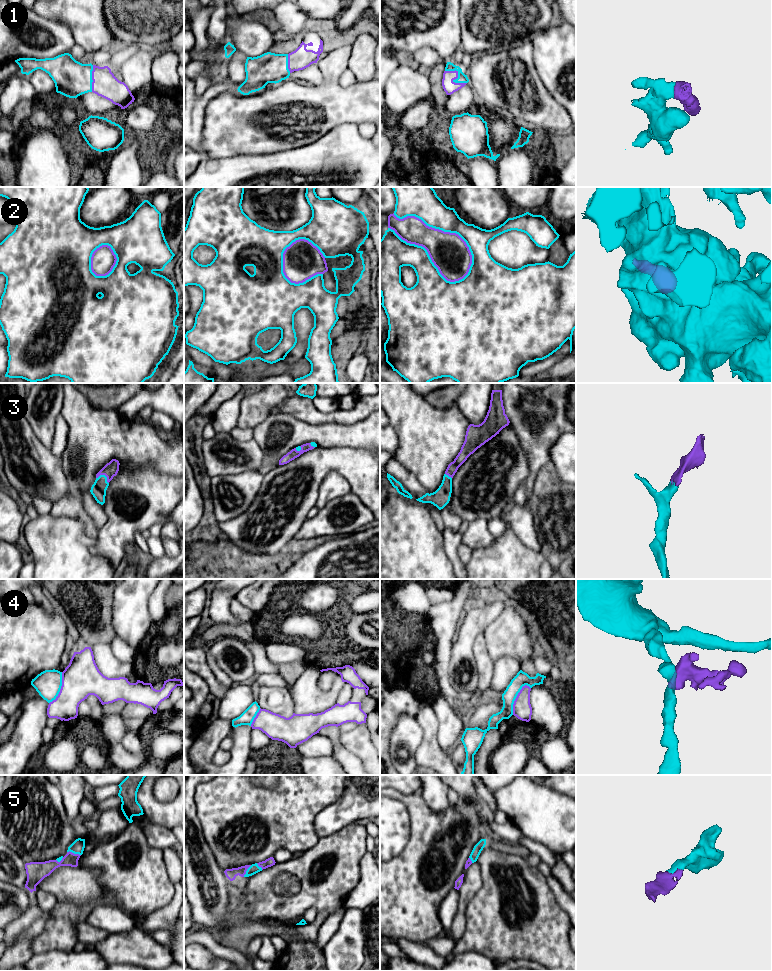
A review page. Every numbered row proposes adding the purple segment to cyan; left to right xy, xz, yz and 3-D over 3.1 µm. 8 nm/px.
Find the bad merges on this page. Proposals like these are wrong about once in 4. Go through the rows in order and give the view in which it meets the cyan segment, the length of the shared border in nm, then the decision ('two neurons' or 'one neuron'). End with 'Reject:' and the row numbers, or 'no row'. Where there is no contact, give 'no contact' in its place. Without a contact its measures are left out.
1: meets cyan in yz; contact 200 nm long; one neuron
2: meets cyan in yz; contact 750 nm long; two neurons
3: meets cyan in xy; contact 120 nm long; one neuron
4: meets cyan in yz; contact 280 nm long; two neurons
5: meets cyan in xy; contact 120 nm long; one neuron
Reject: 2, 4

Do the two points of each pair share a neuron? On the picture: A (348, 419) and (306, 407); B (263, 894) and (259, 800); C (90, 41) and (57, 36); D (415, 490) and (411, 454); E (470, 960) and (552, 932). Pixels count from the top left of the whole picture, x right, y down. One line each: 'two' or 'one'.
A: one
B: two
C: two
D: two
E: two

